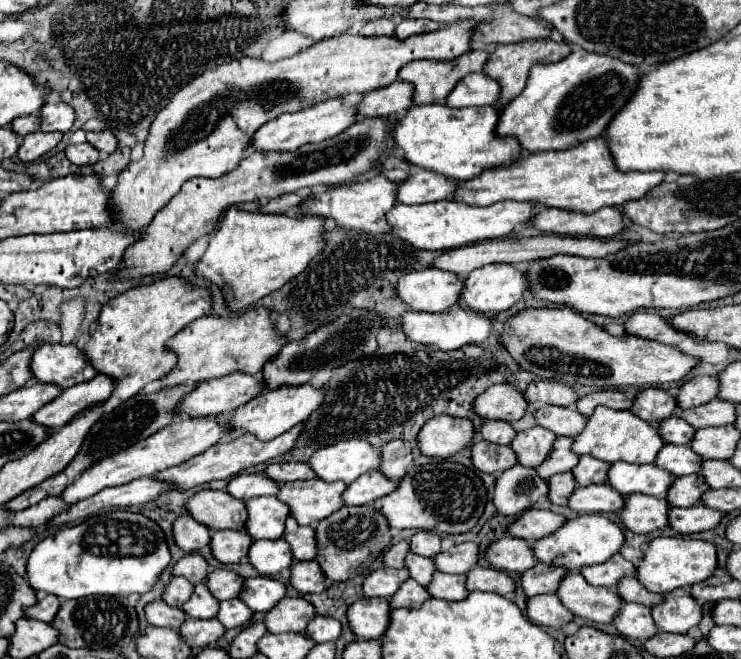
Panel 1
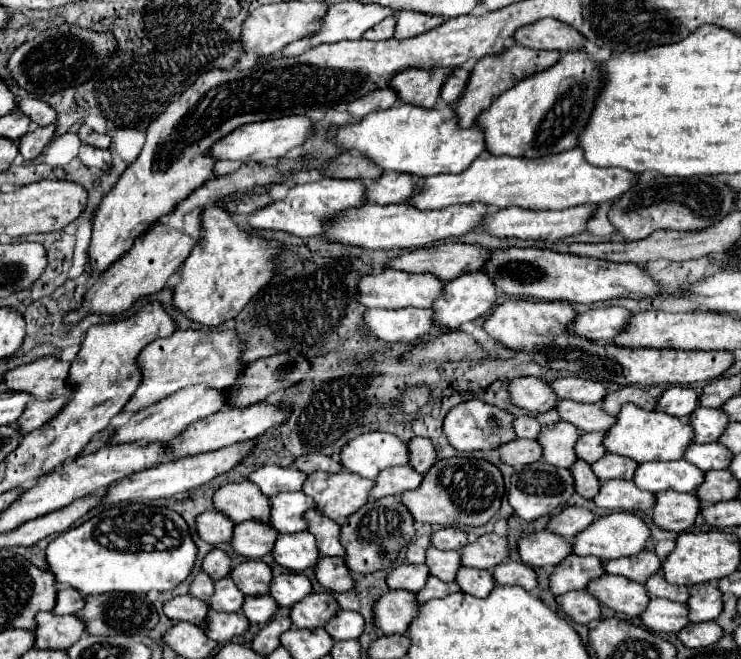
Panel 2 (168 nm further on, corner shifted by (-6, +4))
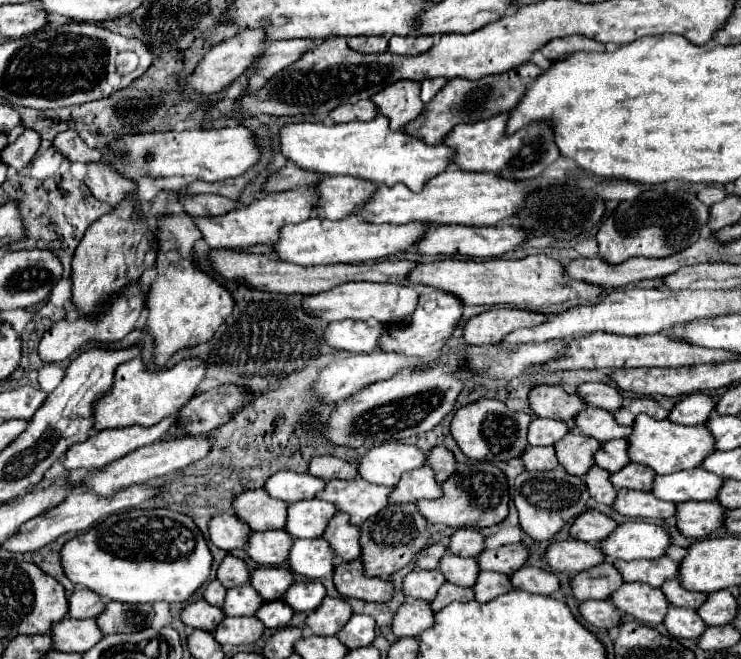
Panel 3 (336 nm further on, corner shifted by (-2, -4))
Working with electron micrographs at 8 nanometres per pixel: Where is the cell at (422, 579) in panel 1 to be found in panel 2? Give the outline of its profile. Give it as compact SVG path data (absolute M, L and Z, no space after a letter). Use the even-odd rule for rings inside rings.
M431 547L427 553L427 565L431 575L441 581L455 581L457 569L461 567L461 555L457 551L439 551Z

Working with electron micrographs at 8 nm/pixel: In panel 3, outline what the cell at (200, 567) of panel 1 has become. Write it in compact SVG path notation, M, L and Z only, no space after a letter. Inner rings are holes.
M227 555L221 565L217 567L217 579L221 581L221 585L225 587L237 587L237 585L243 585L249 581L249 571L247 571L247 565L233 557L233 555Z

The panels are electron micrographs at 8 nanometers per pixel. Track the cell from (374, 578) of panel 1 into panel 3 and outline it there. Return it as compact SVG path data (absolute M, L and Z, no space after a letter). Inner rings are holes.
M415 569L411 573L407 573L407 577L403 579L403 595L407 599L423 599L423 601L431 601L437 593L437 589L445 583L445 579L441 577L441 573L435 571L421 571Z

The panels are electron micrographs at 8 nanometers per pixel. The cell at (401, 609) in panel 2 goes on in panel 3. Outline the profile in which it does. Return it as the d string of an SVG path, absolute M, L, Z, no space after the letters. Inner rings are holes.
M405 601L391 623L391 629L397 639L401 637L419 637L425 629L433 625L433 611L427 601Z

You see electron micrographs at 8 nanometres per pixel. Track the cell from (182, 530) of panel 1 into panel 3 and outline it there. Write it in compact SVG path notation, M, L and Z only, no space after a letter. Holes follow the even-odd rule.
M217 515L209 521L209 539L223 551L245 547L251 529L233 515Z

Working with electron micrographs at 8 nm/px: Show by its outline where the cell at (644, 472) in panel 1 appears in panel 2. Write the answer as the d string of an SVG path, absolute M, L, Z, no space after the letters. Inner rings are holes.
M685 459L667 463L643 463L639 465L637 477L633 481L639 489L651 493L669 489L679 493L695 493L697 487L705 481L705 471Z

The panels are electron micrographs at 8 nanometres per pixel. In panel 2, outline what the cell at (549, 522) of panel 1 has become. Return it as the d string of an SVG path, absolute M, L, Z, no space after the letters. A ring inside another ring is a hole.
M565 507L561 513L557 513L551 523L549 523L549 531L559 533L563 537L577 537L583 529L587 529L593 521L597 519L597 515L585 507Z

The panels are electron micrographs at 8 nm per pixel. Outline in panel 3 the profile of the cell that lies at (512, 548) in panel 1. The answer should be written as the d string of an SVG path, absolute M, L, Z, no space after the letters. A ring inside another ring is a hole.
M553 541L543 553L543 561L549 565L551 571L565 571L569 575L575 575L583 569L603 563L605 555L591 543Z

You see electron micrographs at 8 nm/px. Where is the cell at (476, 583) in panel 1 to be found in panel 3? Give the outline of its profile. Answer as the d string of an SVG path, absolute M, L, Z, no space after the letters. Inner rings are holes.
M521 567L517 573L509 577L513 589L539 593L539 595L551 595L559 589L559 579L553 573L547 573L537 567Z

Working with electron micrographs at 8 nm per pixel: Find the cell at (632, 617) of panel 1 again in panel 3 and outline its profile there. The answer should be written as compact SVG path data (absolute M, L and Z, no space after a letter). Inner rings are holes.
M669 607L663 627L673 639L697 639L707 627L693 609L683 607Z

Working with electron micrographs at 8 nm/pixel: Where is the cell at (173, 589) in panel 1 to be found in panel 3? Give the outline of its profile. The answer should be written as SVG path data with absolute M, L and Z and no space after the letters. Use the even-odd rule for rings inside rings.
M217 579L211 581L211 583L205 587L205 591L203 591L203 599L205 599L207 603L211 603L211 605L221 607L221 605L223 605L223 599L225 599L225 587L223 587Z

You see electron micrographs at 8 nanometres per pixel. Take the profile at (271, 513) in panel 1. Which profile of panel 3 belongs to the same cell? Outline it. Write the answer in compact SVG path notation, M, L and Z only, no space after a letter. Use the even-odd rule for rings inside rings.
M319 499L295 501L287 509L287 523L285 531L295 535L323 535L327 521L335 513L335 505Z

